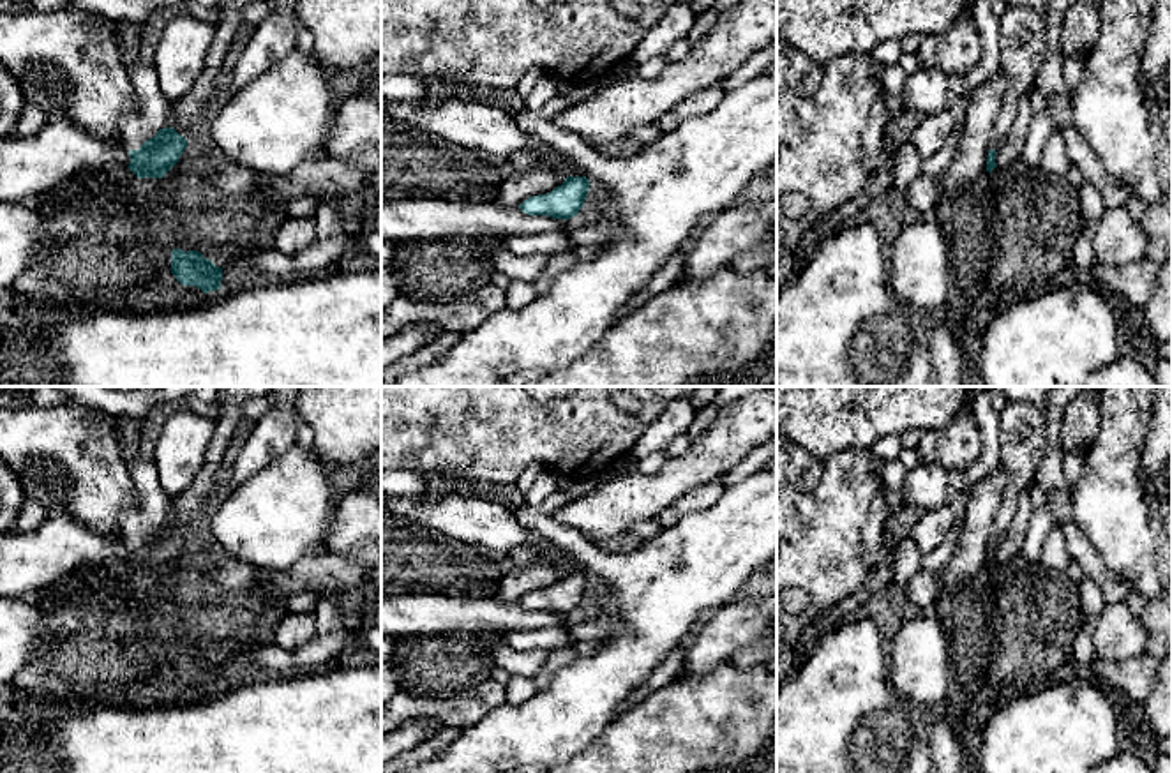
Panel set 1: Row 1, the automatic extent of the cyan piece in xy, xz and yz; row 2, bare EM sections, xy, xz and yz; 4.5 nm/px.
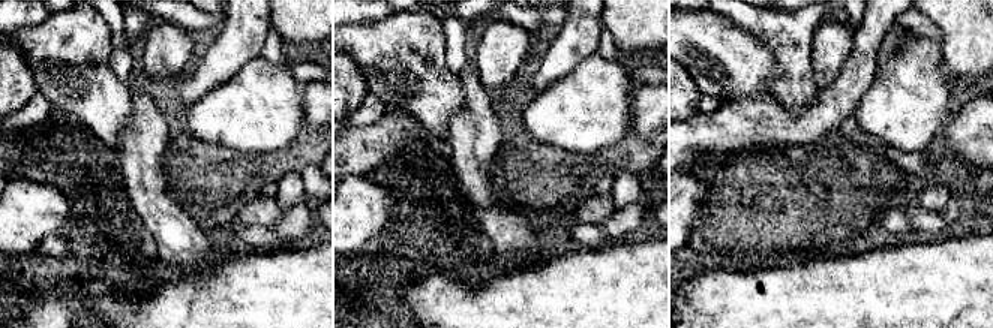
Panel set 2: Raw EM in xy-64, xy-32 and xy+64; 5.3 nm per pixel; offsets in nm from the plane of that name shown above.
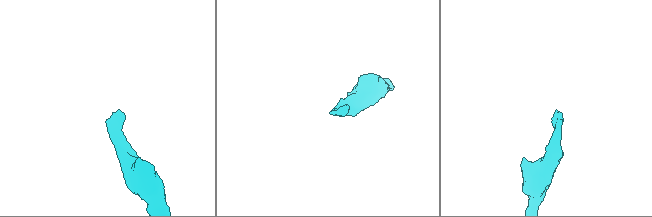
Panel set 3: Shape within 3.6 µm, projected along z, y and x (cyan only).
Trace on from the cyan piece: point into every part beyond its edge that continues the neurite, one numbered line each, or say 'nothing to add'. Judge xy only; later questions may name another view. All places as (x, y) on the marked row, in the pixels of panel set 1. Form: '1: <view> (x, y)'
1: xy (152, 112)

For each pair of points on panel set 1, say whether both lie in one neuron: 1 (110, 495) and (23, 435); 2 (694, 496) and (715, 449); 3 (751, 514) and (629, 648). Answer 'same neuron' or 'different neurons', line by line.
1: same neuron
2: different neurons
3: same neuron

